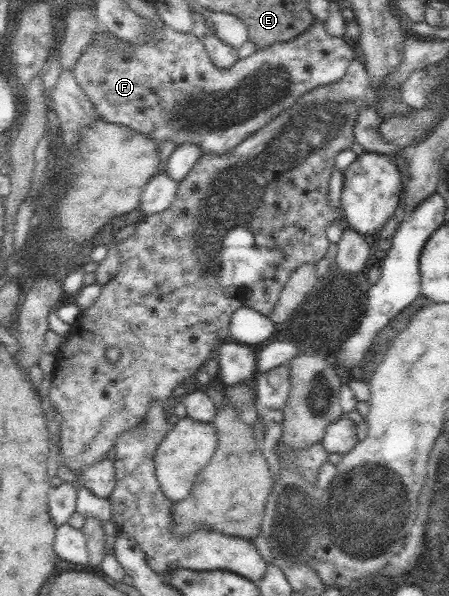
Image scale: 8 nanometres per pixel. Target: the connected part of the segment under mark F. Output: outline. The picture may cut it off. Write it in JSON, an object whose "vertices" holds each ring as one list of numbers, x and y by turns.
{"vertices":[[314,18,312,25,306,31,296,36,296,38,286,40,285,42,274,42,266,48,255,50,250,56,236,60,236,63,230,68,218,68,208,57,208,52,205,49,203,40,194,36,192,32,182,33,176,31,168,26,164,20,150,20,150,23,152,23,152,27,156,27,154,38,147,39,146,43,131,43,132,54,130,55,112,52,108,46,102,46,102,48,100,48,100,46,94,46,94,42,88,44,74,66,74,75,80,87,82,87,82,91,87,93,88,99,94,104,94,107,98,110,99,117,102,117,102,119,111,124,122,124,132,130,139,131,140,134,144,134,146,137,152,137,152,139,158,141,159,144,164,143,164,141,173,141,176,146,184,145,184,143,196,143,196,145,202,149,202,157,204,157,205,153,220,155,221,153,233,150,234,147,240,145,248,136,254,134,262,127,265,127,268,123,271,123,276,116,285,112,290,106,293,106,294,102,302,97,302,95,306,94,306,92,310,92,323,85,340,81,340,79,345,77,346,70,350,67,350,62,354,61,354,57,357,57,357,50,354,47,347,46,345,37,332,36,332,34,328,33,328,30,326,30,325,21,316,20]]}

